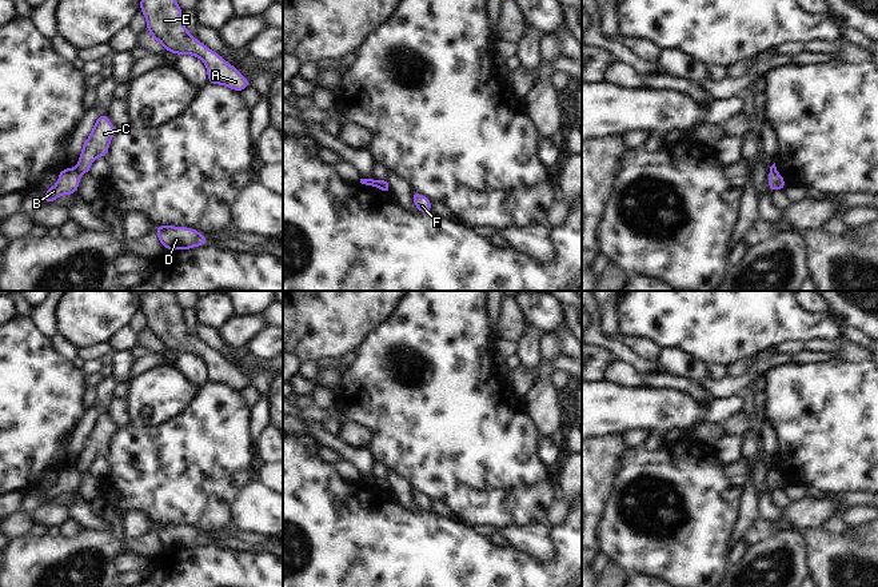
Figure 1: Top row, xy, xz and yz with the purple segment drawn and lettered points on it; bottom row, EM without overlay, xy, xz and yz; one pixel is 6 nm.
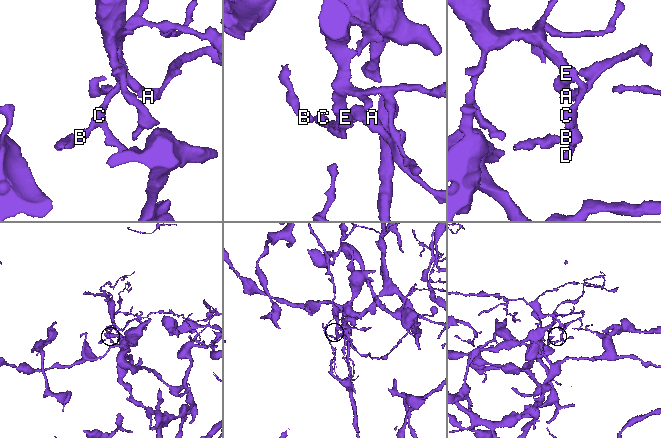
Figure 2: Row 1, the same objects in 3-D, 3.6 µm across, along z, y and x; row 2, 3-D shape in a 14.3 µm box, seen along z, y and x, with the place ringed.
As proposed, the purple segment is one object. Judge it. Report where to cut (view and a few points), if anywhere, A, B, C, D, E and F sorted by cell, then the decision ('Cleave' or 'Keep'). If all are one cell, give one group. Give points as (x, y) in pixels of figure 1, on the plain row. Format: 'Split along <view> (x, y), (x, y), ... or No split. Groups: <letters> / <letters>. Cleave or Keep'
Split along xy (75, 467), (80, 474). Groups: A C D E F / B. Cleave.

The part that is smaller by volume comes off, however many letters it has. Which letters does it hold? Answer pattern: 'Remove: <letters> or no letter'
Remove: B

